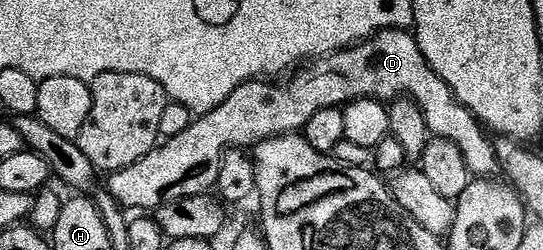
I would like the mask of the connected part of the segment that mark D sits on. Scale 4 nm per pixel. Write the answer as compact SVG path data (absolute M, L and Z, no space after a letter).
M390 28L386 32L377 32L352 48L343 48L331 56L313 61L305 70L295 71L290 78L283 88L277 88L274 85L277 83L261 79L249 80L232 90L232 94L228 94L220 106L201 113L191 122L184 134L159 143L157 148L140 158L140 162L119 172L109 173L108 191L112 198L126 210L157 210L185 196L201 196L215 187L219 161L227 149L250 150L274 136L301 133L308 118L325 108L342 108L354 100L393 102L407 94L422 111L431 137L450 140L460 150L471 177L490 178L499 171L487 129L479 124L474 115L454 97L449 86L426 65L418 39L409 31Z

